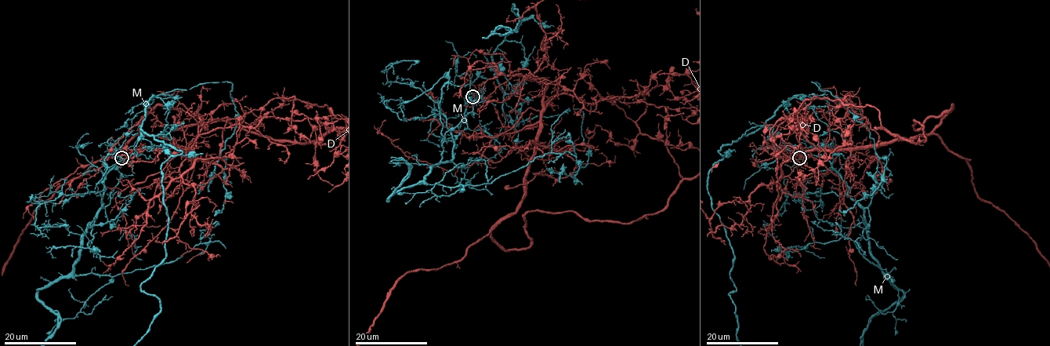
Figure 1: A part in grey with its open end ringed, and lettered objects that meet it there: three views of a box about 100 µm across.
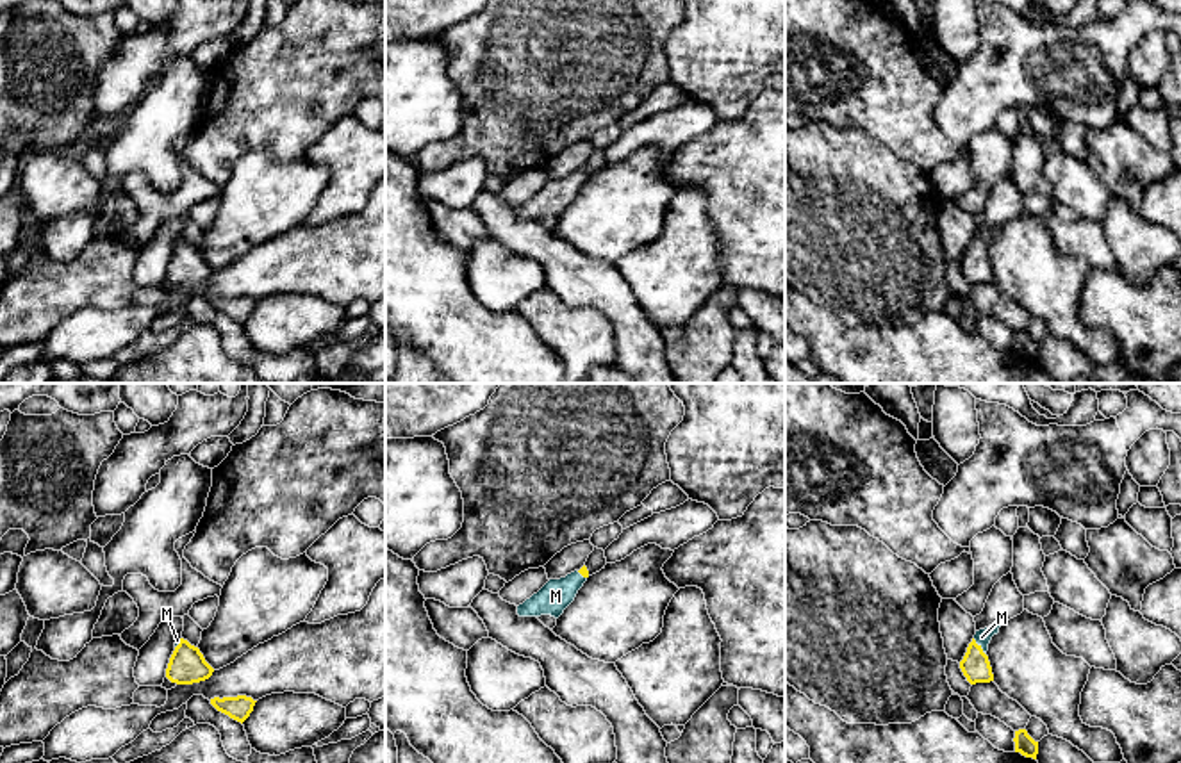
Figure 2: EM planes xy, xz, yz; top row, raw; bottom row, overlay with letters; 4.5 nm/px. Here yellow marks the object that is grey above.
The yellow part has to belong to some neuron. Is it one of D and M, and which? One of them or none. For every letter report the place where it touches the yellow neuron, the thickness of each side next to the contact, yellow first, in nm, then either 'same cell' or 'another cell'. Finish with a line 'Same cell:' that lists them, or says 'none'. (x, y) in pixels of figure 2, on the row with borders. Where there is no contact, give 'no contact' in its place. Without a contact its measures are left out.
D: no contact | another cell
M: yz (980, 648) | 130/70 nm | same cell
Same cell: M

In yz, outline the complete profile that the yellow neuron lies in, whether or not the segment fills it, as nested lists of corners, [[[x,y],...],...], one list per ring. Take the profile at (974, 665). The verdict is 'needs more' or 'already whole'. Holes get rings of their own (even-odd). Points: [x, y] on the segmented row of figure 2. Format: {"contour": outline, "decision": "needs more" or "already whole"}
{"contour": [[[1001,624],[976,631],[969,644],[967,652],[960,661],[960,669],[970,685],[994,681],[987,651],[992,636],[999,633],[999,628]]], "decision": "needs more"}

